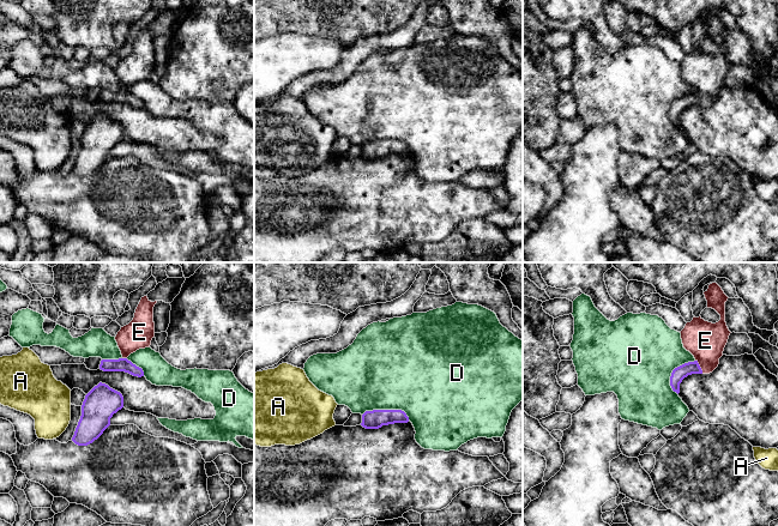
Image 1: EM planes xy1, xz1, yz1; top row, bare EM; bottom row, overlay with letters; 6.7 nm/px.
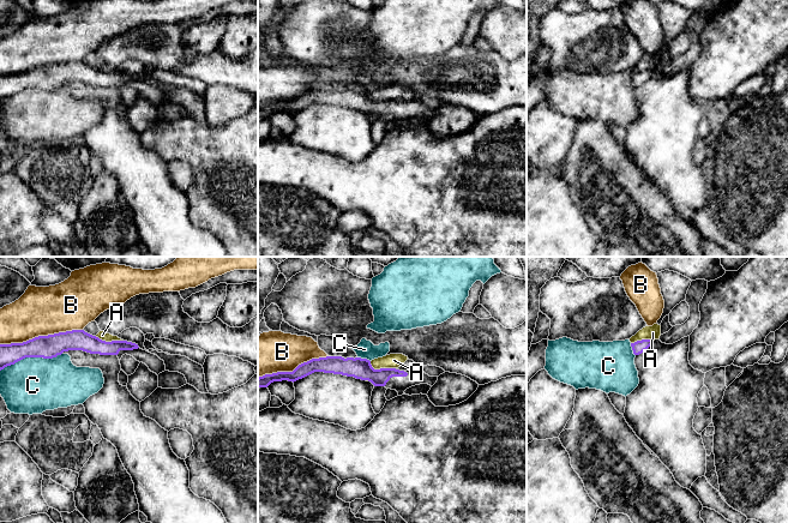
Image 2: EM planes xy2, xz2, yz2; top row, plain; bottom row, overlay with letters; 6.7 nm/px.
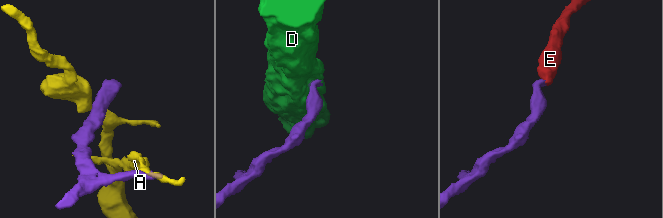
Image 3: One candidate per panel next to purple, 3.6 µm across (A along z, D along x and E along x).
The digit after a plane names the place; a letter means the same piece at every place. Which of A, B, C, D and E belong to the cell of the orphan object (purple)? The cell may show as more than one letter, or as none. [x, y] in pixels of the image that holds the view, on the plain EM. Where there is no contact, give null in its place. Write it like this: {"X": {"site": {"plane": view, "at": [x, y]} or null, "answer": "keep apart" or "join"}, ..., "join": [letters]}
{"A": {"site": {"plane": "xz2", "at": [382, 100]}, "answer": "keep apart"}, "B": {"site": {"plane": "xy2", "at": [41, 67]}, "answer": "keep apart"}, "C": {"site": {"plane": "xy2", "at": [30, 88]}, "answer": "keep apart"}, "D": {"site": {"plane": "xz1", "at": [387, 141]}, "answer": "keep apart"}, "E": {"site": {"plane": "yz1", "at": [699, 98]}, "answer": "join"}, "join": ["E"]}

